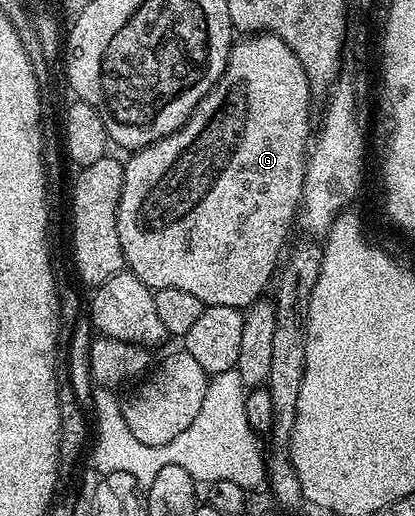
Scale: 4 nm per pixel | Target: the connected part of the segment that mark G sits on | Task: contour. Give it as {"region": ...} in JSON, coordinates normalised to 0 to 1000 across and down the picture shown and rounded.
{"region":[[[607,64],[595,72],[578,72],[561,81],[549,101],[549,124],[540,145],[477,196],[477,203],[458,219],[458,227],[419,258],[371,273],[359,285],[342,285],[316,295],[318,300],[299,316],[294,343],[294,374],[284,390],[280,415],[280,442],[284,467],[294,475],[299,508],[306,523],[333,537],[369,566],[381,560],[441,560],[460,568],[506,595],[545,591],[547,595],[598,597],[605,587],[639,570],[646,547],[658,547],[677,508],[675,492],[684,486],[684,469],[694,463],[694,446],[708,440],[723,407],[728,359],[733,357],[733,328],[737,302],[747,293],[747,254],[742,262],[742,196],[757,188],[757,178],[742,167],[742,143],[728,134],[728,118],[708,110],[708,103],[665,68],[643,64]]]}

